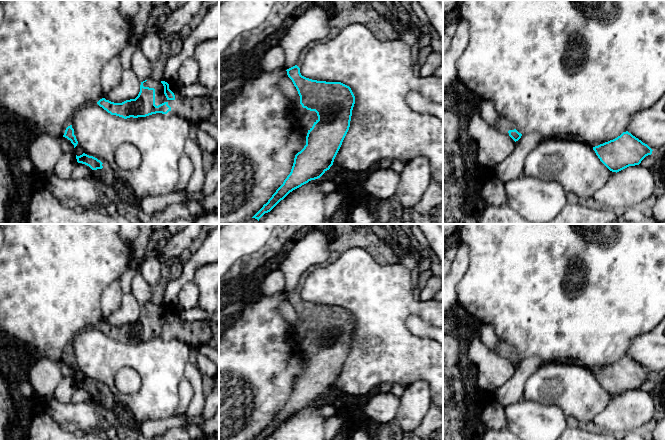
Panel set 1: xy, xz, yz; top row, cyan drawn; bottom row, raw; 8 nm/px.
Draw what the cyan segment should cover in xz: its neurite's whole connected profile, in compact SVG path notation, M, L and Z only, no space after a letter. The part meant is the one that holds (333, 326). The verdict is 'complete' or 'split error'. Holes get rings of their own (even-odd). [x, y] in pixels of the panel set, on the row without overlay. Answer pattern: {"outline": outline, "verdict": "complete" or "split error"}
{"outline": "M297 289L286 295L298 315L300 328L315 335L318 343L308 354L306 369L295 379L290 398L254 440L270 436L290 416L329 394L350 351L355 320L349 310L306 302Z", "verdict": "complete"}

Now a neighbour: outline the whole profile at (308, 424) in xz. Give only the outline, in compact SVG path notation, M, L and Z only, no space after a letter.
M320 402L311 404L290 416L263 440L325 440L325 421L320 414Z

